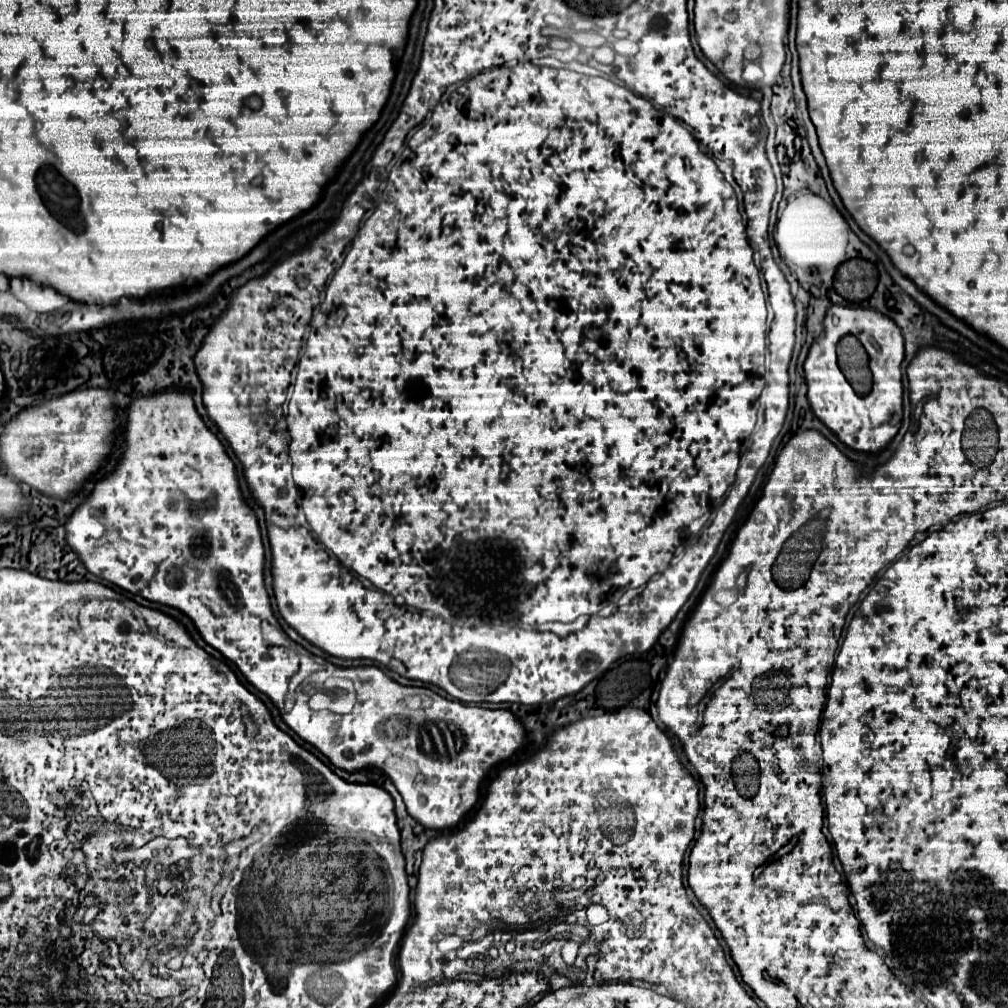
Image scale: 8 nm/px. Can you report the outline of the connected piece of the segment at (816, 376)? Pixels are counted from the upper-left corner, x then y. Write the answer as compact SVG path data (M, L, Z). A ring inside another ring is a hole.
M831 305L823 321L823 333L815 339L809 349L809 355L803 363L805 381L807 381L807 399L813 413L851 449L859 451L879 451L883 449L899 431L903 417L903 385L901 385L901 361L905 357L905 341L901 329L887 315L853 305ZM845 335L855 335L865 351L869 353L873 389L867 395L857 395L845 375L837 365L837 341Z

